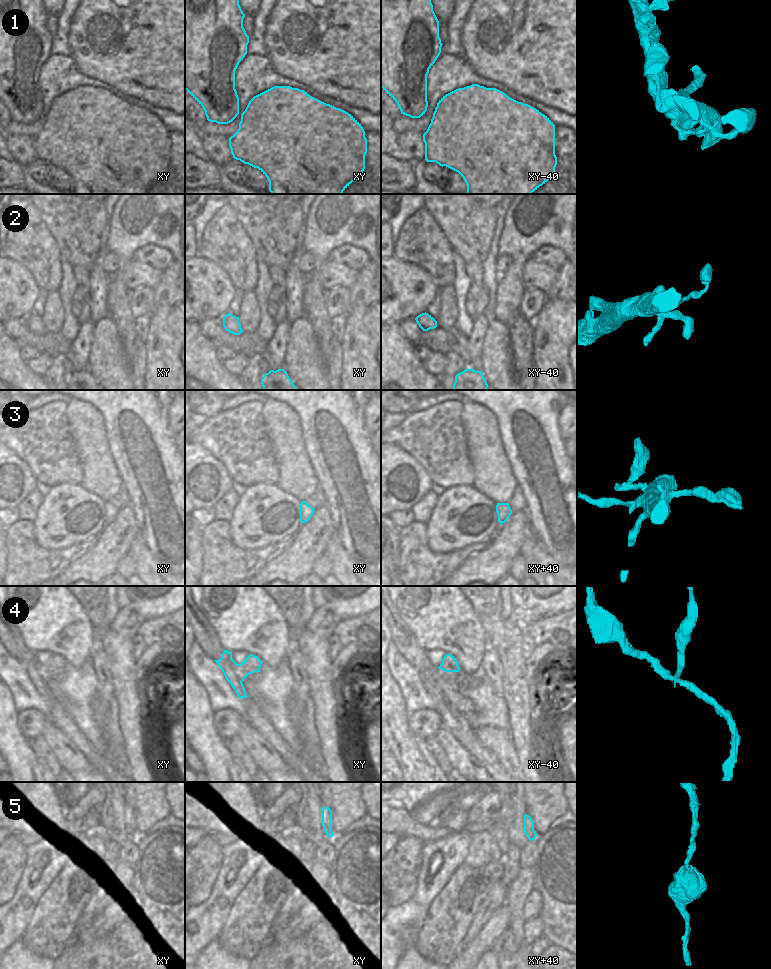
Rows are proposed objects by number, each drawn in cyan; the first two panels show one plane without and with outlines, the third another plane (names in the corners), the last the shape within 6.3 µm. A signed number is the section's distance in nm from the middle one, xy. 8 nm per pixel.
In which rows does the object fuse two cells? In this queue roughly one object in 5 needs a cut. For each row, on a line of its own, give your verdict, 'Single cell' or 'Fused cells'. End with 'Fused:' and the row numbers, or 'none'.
1: Single cell
2: Single cell
3: Fused cells
4: Fused cells
5: Single cell
Fused: 3, 4.

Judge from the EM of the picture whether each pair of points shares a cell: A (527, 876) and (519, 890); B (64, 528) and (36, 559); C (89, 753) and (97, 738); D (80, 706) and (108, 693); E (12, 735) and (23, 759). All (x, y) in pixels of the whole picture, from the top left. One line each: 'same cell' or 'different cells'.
A: same cell
B: different cells
C: different cells
D: different cells
E: same cell

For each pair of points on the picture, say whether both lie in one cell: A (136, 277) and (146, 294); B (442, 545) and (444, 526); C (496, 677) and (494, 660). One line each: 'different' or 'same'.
A: different
B: same
C: same

